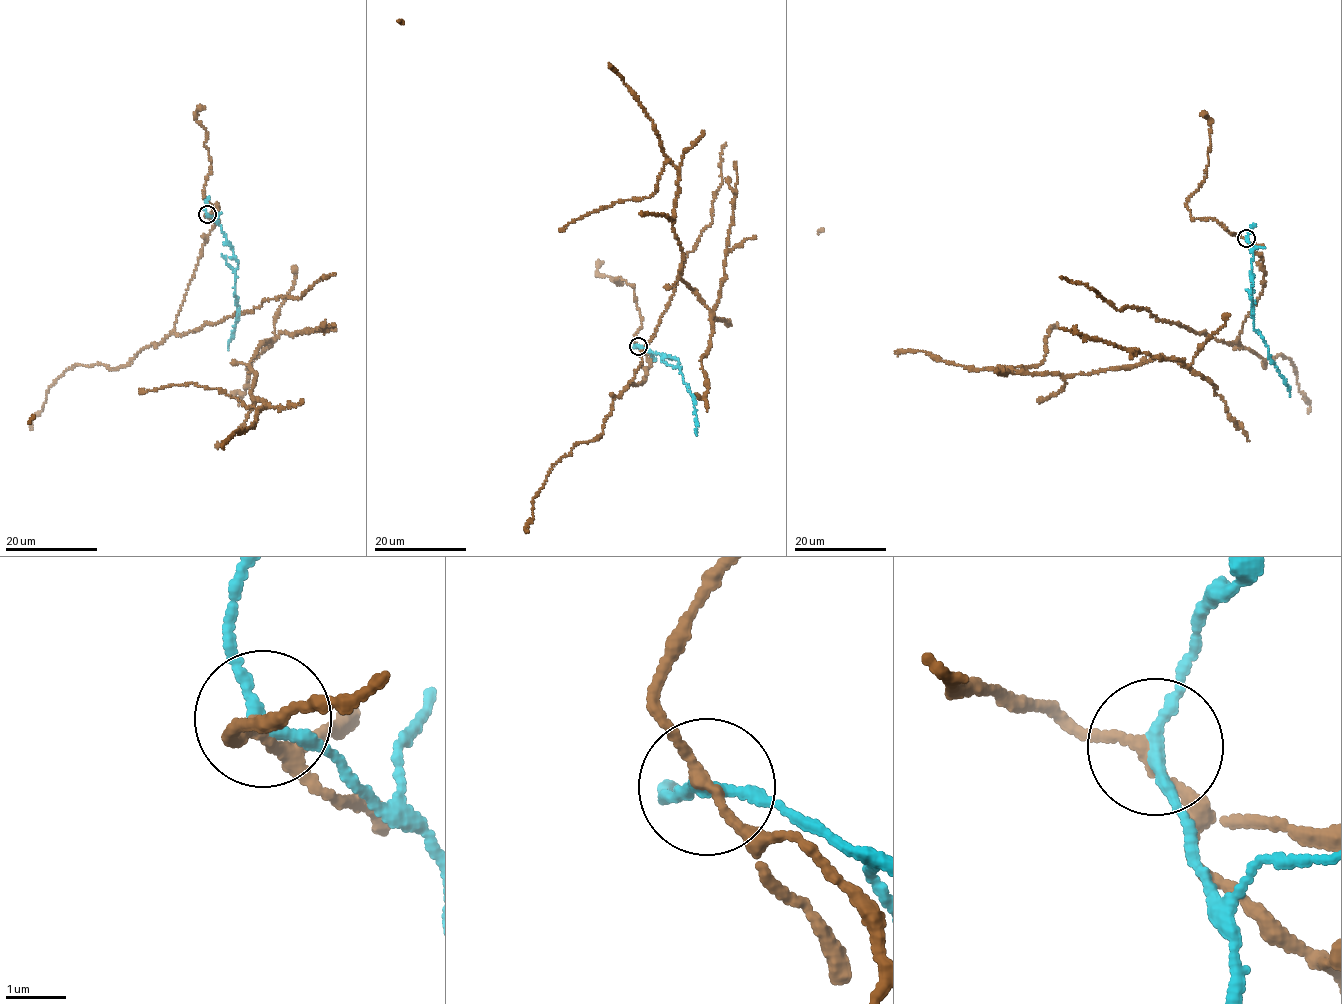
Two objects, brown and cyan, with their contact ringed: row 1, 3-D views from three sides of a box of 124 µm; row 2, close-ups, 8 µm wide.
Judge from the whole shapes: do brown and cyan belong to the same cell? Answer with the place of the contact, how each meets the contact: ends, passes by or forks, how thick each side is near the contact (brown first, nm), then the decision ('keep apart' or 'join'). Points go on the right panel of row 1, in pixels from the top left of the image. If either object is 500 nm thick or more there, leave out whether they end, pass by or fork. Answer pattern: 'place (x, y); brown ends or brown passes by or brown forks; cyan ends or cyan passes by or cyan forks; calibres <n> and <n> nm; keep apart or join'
place (1246, 238); brown passes by; cyan passes by; calibres 160 and 200 nm; keep apart

